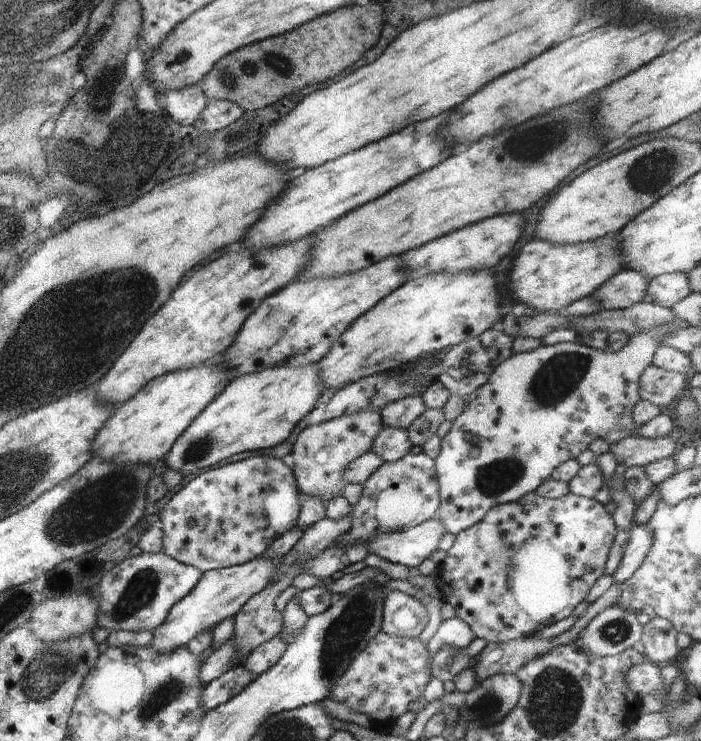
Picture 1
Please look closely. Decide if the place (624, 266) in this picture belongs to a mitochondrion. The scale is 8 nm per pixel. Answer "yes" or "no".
no

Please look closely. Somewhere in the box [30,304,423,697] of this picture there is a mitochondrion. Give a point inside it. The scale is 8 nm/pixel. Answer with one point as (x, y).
(93, 511)

